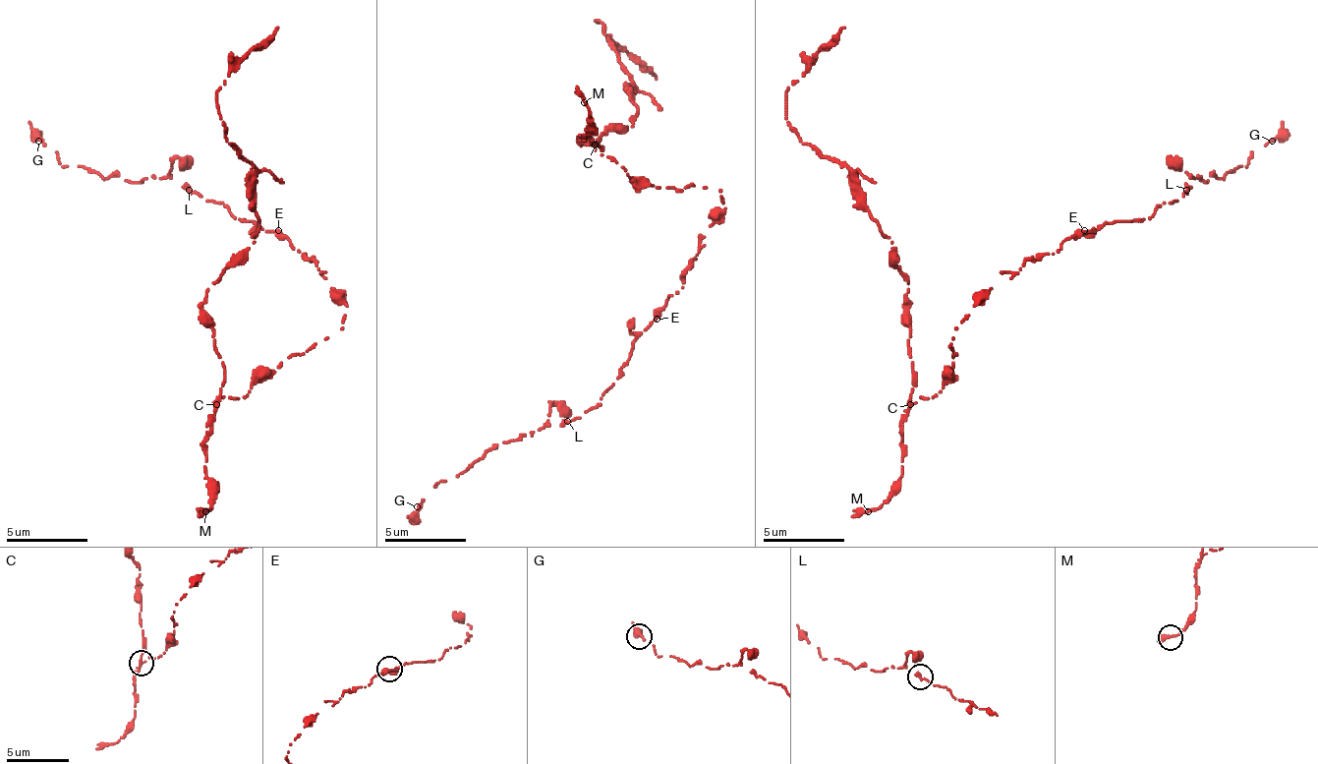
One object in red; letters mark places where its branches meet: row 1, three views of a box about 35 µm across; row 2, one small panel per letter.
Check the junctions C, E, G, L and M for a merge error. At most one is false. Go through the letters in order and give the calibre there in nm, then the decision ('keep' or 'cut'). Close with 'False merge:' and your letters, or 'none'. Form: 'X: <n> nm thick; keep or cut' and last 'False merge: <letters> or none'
C: 260 nm thick; cut
E: 280 nm thick; keep
G: 280 nm thick; keep
L: 300 nm thick; keep
M: 400 nm thick; keep
False merge: C

